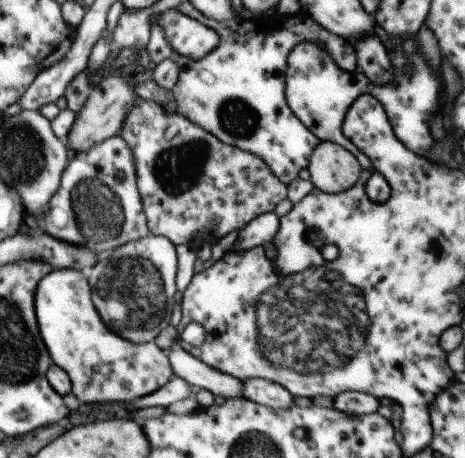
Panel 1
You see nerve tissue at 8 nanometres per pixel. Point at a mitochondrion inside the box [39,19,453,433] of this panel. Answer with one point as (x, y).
(309, 323)

